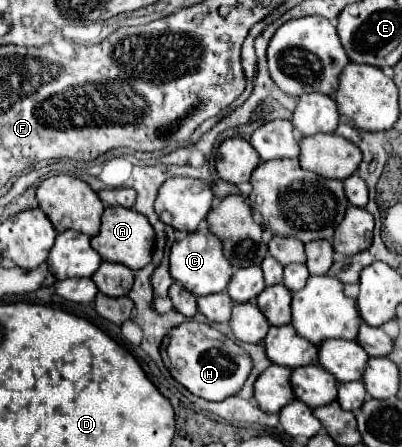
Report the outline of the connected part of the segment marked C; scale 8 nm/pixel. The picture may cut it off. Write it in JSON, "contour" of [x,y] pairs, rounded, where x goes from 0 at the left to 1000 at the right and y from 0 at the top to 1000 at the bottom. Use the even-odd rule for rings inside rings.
{"contour":[[[502,499],[488,517],[468,521],[453,539],[438,539],[423,557],[423,620],[448,633],[463,651],[478,660],[527,660],[552,655],[567,642],[567,629],[577,620],[577,593],[552,566],[552,544],[517,517],[517,508]]]}

